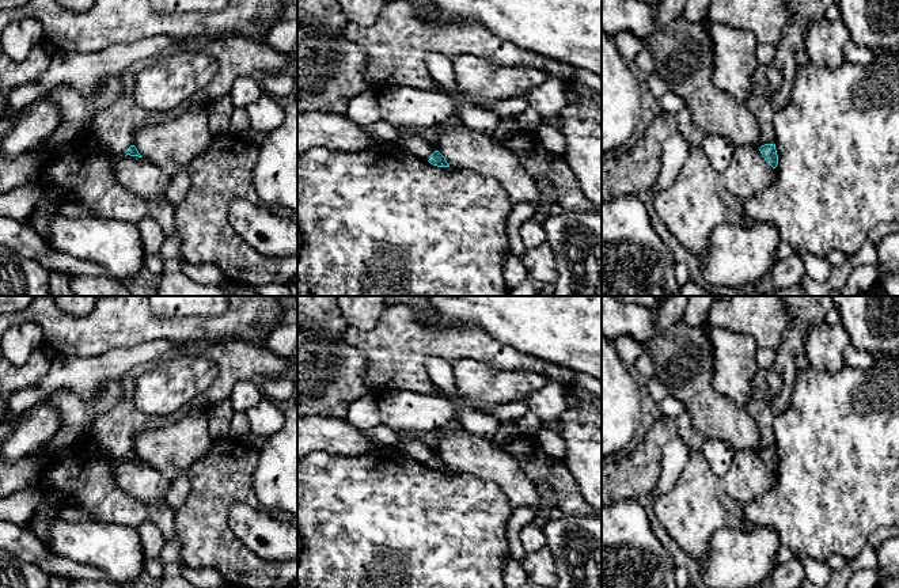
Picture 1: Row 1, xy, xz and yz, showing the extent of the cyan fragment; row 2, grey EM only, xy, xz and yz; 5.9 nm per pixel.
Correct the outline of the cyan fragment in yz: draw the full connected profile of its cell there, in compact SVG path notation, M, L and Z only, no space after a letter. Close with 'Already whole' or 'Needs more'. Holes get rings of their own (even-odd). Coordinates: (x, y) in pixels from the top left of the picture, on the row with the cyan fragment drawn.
M765 144L759 148L762 156L765 158L765 160L773 167L775 168L778 164L778 155L777 155L777 149L775 149L775 144Z. Already whole

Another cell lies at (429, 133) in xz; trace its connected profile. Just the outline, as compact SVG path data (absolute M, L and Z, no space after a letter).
M450 115L443 124L436 126L406 125L406 126L399 126L398 132L399 134L409 133L418 136L422 140L425 140L428 144L436 147L437 134L443 126L459 126L460 124L462 120L458 115Z

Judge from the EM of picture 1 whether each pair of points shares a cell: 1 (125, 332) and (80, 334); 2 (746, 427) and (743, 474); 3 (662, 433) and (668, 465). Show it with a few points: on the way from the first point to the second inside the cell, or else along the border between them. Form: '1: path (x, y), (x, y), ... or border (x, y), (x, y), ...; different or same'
1: path (114, 332), (97, 332), (91, 334); same
2: border (736, 450), (754, 450), (757, 452); different
3: border (682, 439), (672, 439), (666, 446), (656, 481); different

